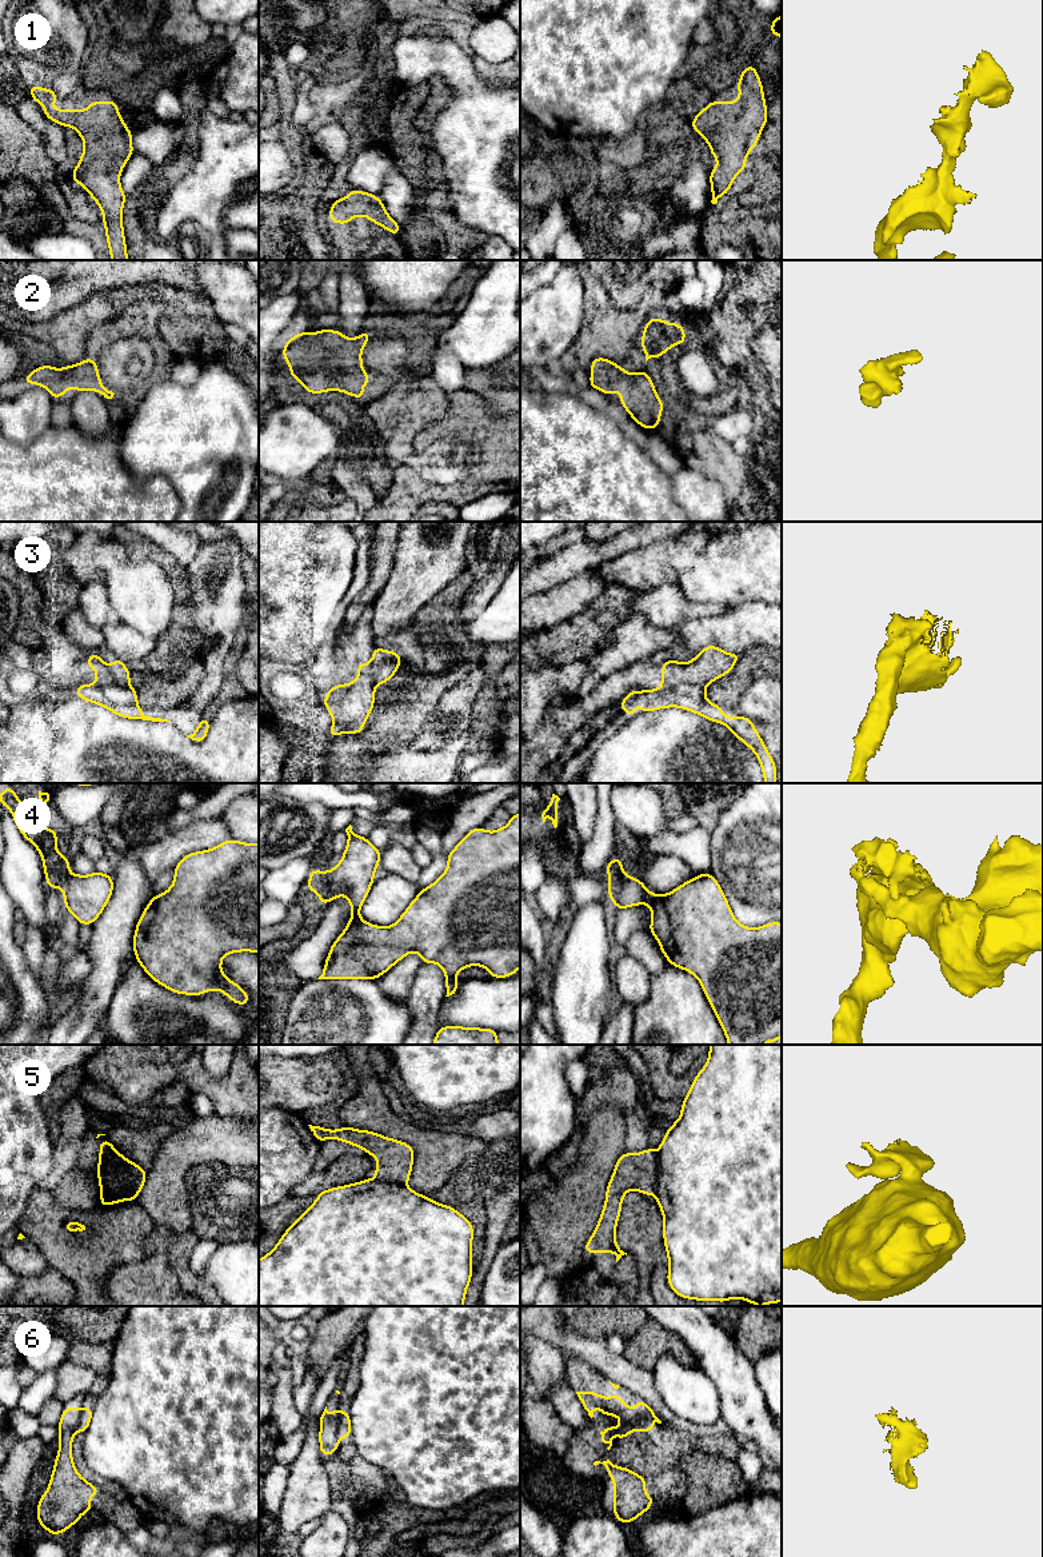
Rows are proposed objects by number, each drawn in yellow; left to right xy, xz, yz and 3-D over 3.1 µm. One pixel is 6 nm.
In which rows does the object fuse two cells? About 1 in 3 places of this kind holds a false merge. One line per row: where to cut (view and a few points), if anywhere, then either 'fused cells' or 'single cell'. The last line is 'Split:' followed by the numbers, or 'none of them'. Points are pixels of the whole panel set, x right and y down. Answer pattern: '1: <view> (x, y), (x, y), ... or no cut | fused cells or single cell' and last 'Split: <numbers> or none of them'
1: no cut | single cell
2: no cut | single cell
3: no cut | single cell
4: xz (328, 871), (328, 879), (318, 890) | fused cells
5: xy (116, 1153), (118, 1177), (126, 1186), (126, 1197), (131, 1200) | fused cells
6: xz (339, 1408), (338, 1441) | fused cells
Split: 4, 5, 6

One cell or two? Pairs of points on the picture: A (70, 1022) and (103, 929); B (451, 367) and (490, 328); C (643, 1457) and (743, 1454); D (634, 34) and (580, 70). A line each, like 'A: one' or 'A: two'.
A: one
B: two
C: two
D: one

